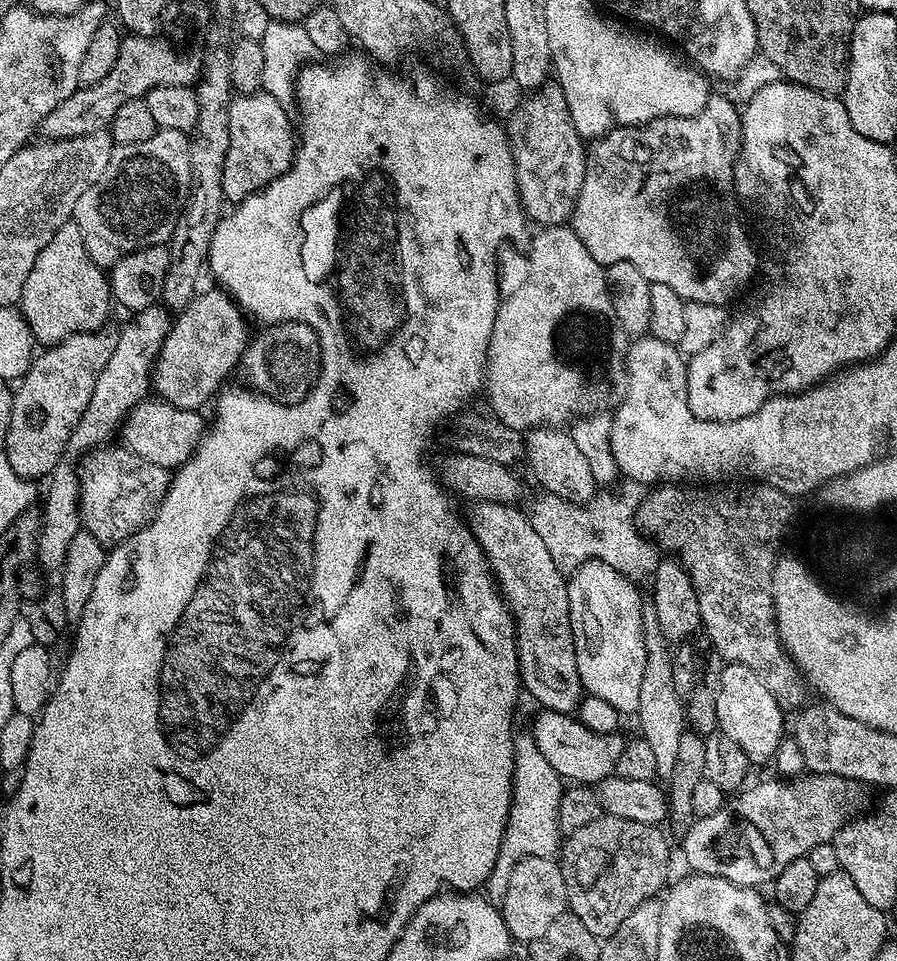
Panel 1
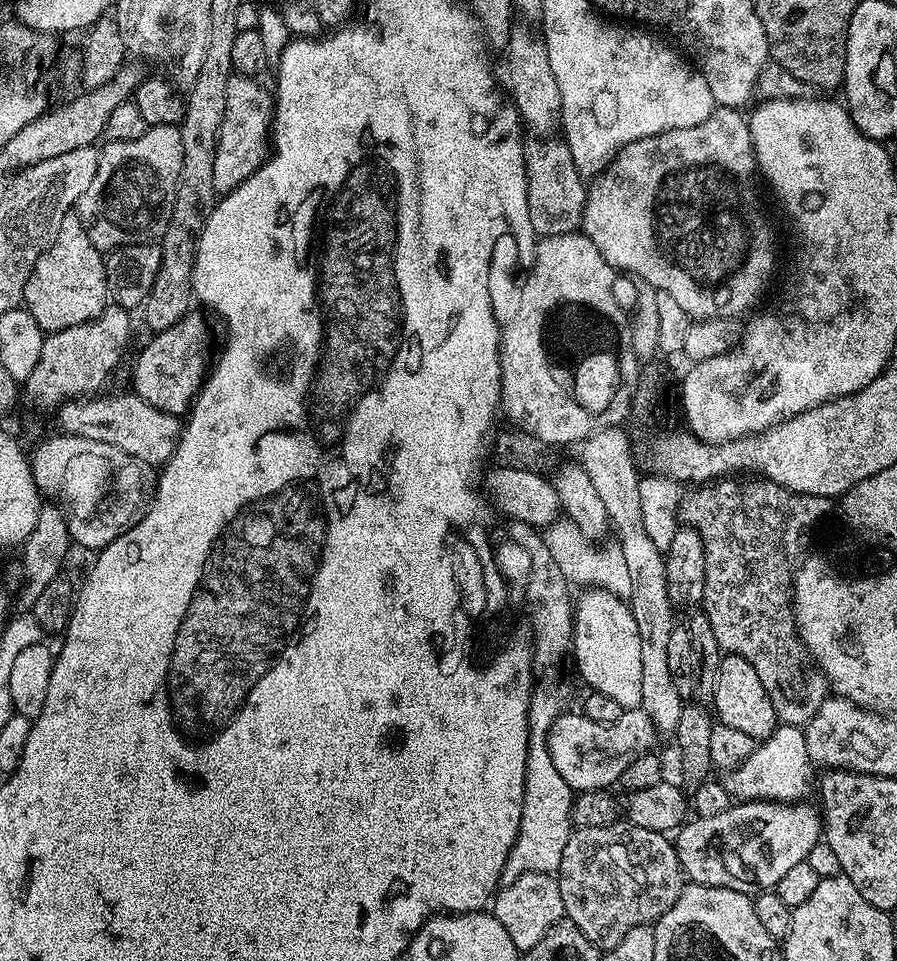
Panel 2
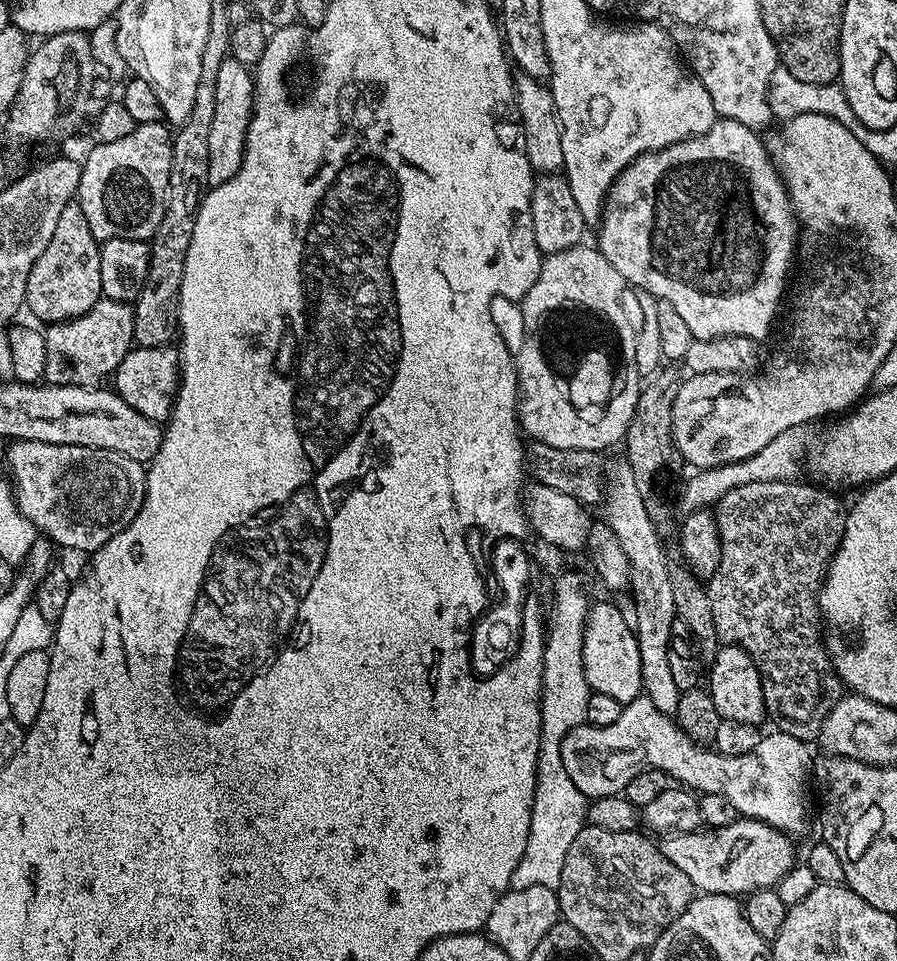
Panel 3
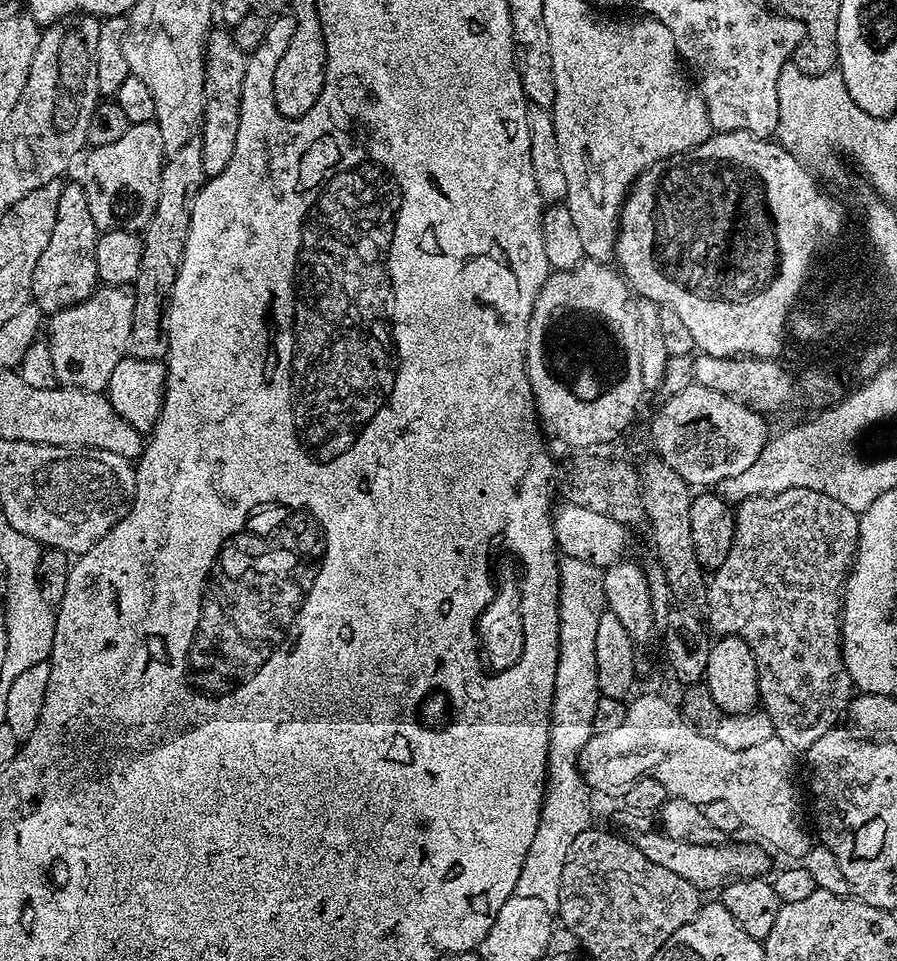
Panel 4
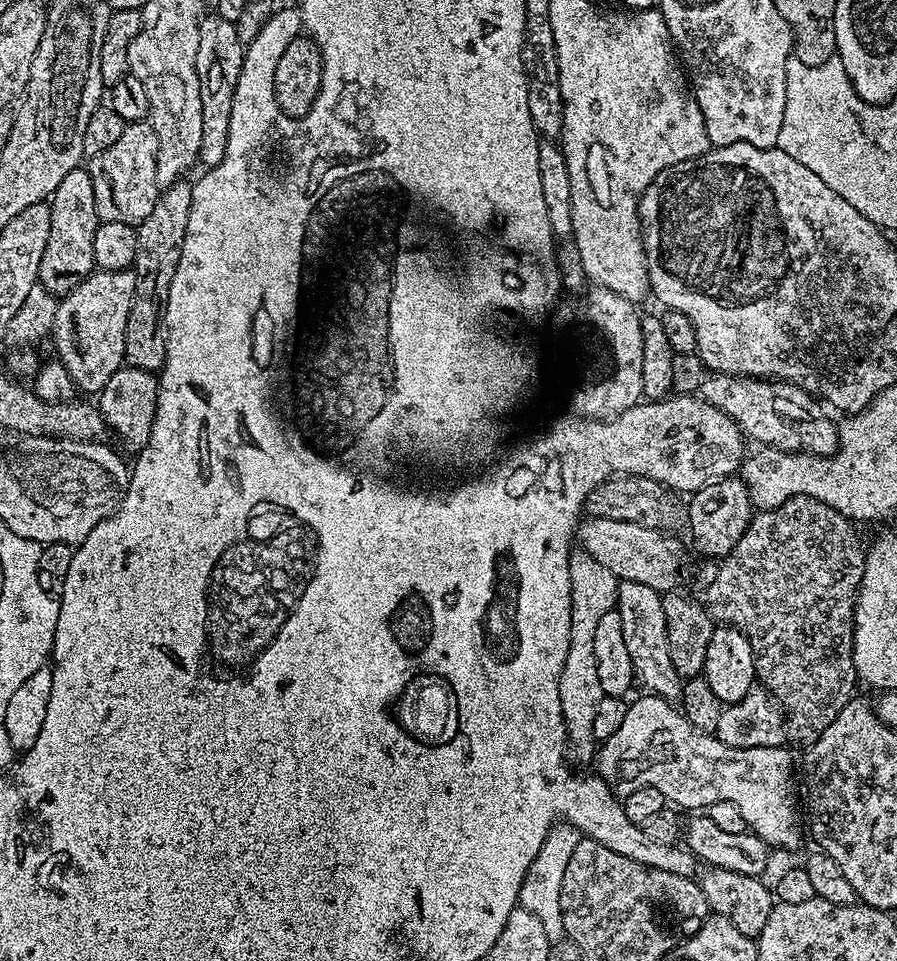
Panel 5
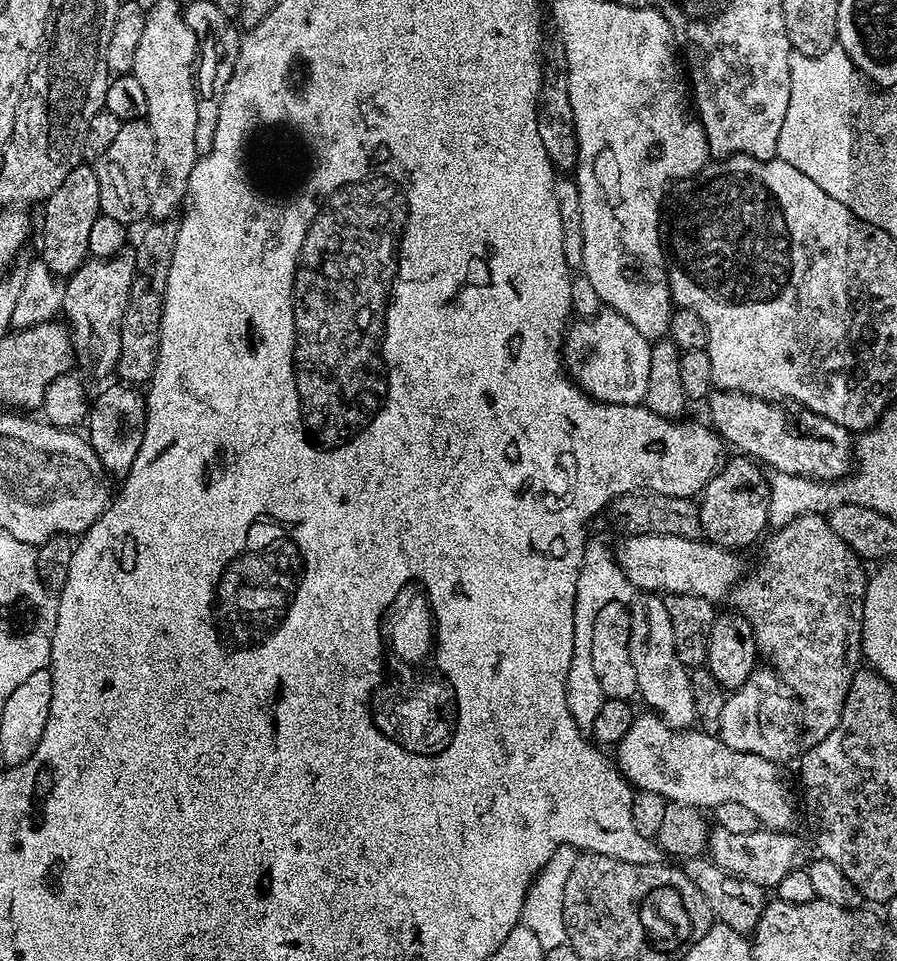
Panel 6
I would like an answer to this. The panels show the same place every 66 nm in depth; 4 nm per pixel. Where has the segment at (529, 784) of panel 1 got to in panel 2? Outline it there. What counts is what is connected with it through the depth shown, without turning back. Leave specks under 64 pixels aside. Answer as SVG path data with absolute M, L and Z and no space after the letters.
M552 680L542 686L533 687L528 711L528 753L526 754L526 786L522 802L522 822L518 826L518 838L510 850L500 875L500 884L518 882L522 874L531 872L559 873L562 850L572 837L572 787L558 774L554 761L550 758L548 735L550 726L559 716L563 716L568 704L568 688L560 680Z

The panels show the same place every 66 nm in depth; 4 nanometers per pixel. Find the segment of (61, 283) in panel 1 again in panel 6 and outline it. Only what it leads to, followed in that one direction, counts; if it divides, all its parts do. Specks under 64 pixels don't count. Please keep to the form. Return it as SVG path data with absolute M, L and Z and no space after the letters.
M88 162L77 164L74 170L70 170L70 174L66 174L66 178L62 178L62 186L58 186L58 190L54 190L54 194L43 201L43 208L44 237L40 240L39 255L56 276L70 277L89 259L87 247L90 229L102 214L95 167Z

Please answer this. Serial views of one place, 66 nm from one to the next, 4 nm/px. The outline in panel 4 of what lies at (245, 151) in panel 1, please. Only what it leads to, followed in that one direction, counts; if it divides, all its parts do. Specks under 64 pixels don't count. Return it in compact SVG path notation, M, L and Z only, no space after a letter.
M216 26L209 31L204 45L204 118L198 132L202 146L202 170L205 177L222 174L234 154L234 142L238 142L238 118L242 82L246 78L248 56L238 50L231 31L224 26Z

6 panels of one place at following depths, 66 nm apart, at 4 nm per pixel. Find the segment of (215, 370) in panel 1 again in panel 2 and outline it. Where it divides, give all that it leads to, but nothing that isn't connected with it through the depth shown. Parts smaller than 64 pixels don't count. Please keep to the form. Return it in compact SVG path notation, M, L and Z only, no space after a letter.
M190 310L174 326L155 333L151 339L132 364L131 391L158 410L183 417L191 409L210 368L208 324L196 310Z

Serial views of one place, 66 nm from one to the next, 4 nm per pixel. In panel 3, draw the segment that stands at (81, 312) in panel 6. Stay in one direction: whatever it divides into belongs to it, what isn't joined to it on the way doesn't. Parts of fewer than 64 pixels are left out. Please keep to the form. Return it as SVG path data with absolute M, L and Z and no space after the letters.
M102 298L86 314L73 320L49 324L43 329L46 366L43 379L50 384L96 386L113 375L134 346L133 305Z

